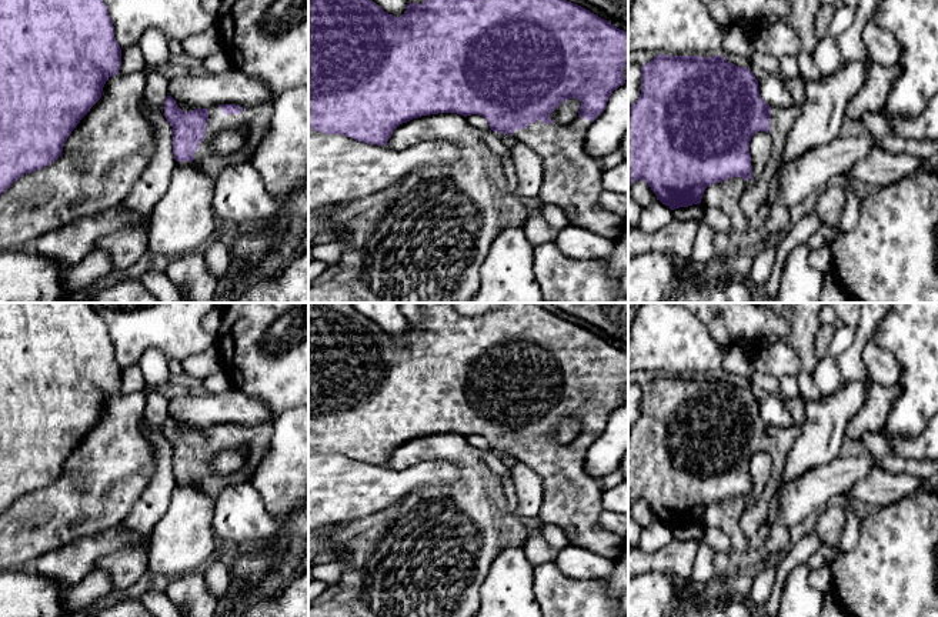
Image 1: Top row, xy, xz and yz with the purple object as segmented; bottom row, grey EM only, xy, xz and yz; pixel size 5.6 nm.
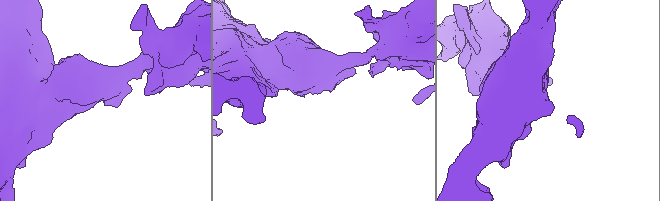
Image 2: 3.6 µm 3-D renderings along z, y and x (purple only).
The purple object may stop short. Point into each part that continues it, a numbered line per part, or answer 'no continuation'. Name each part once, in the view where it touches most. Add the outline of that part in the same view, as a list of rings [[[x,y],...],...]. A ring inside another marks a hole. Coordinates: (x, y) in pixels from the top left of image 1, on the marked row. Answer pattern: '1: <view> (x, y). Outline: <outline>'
1: xy (256, 120). Outline: [[[264,103],[256,107],[243,107],[240,114],[224,114],[221,107],[208,107],[207,129],[204,140],[198,143],[198,150],[193,154],[193,161],[177,161],[177,166],[191,166],[207,174],[213,183],[217,180],[220,171],[230,163],[244,161],[250,159],[261,140],[267,134],[273,116],[273,104]],[[228,129],[244,129],[244,146],[231,154],[216,156],[213,153],[213,137]]]

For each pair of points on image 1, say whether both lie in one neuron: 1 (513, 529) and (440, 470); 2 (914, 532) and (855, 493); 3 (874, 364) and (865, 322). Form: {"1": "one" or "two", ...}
{"1": "two", "2": "two", "3": "two"}

